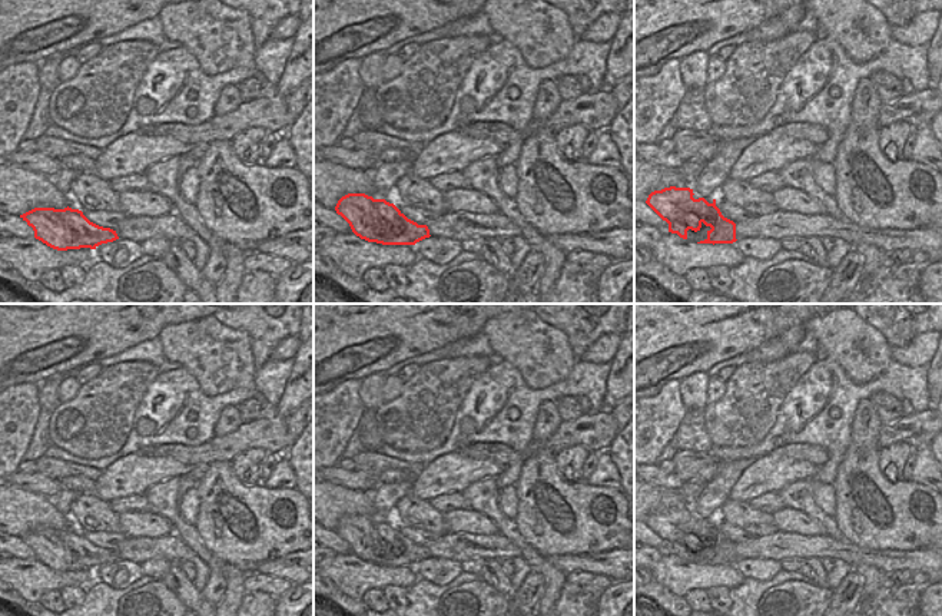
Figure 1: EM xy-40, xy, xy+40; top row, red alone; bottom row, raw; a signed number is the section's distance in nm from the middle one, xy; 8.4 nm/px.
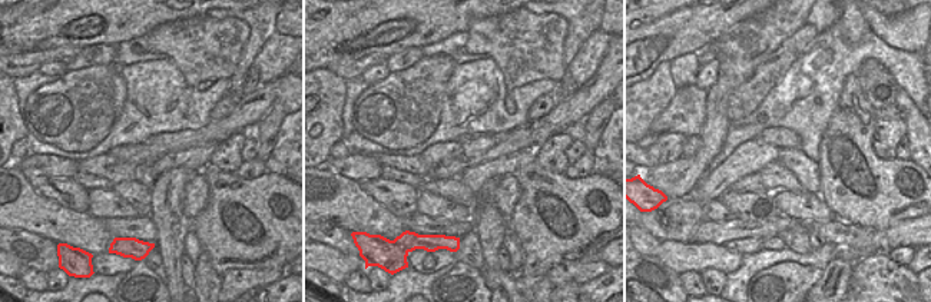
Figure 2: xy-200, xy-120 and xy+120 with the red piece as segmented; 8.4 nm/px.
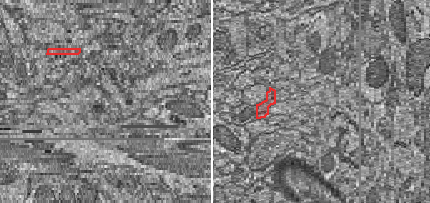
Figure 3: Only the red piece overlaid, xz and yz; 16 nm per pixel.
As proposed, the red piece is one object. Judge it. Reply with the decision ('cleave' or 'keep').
cleave

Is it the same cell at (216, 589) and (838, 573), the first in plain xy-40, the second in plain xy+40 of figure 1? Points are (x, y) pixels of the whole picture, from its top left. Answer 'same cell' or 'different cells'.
different cells

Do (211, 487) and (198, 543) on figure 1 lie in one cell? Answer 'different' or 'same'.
different

